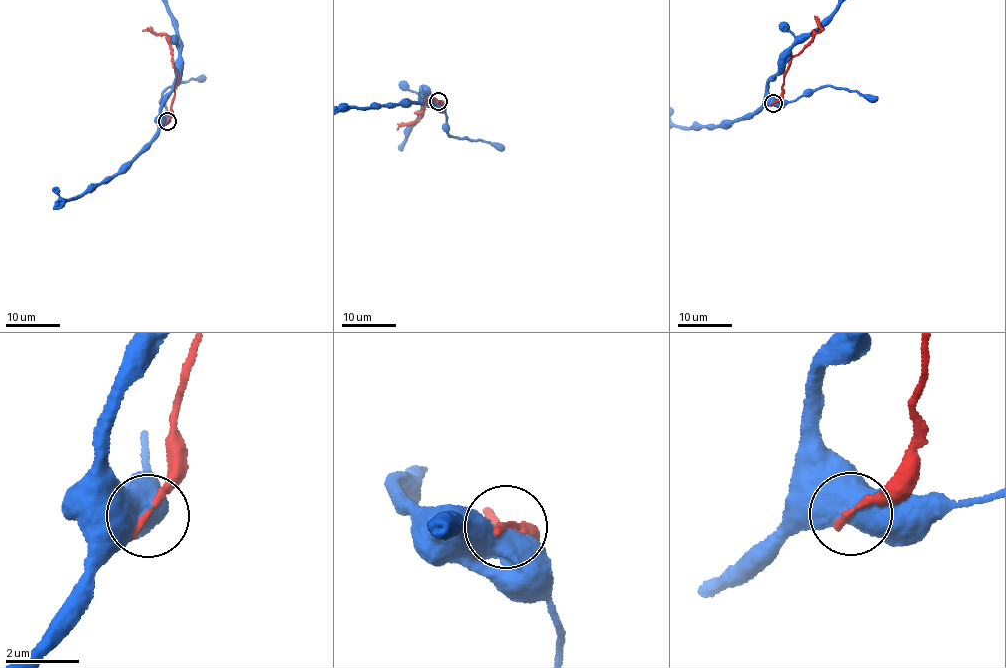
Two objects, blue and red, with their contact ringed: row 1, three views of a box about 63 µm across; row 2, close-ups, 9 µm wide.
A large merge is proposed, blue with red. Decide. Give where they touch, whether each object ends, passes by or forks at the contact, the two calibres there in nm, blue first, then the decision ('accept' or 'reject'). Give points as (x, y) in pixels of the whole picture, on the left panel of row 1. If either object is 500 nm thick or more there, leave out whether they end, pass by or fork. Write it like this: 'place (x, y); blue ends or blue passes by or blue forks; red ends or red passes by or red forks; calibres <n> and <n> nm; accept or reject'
place (167, 121); calibres 950 and 200 nm; reject

